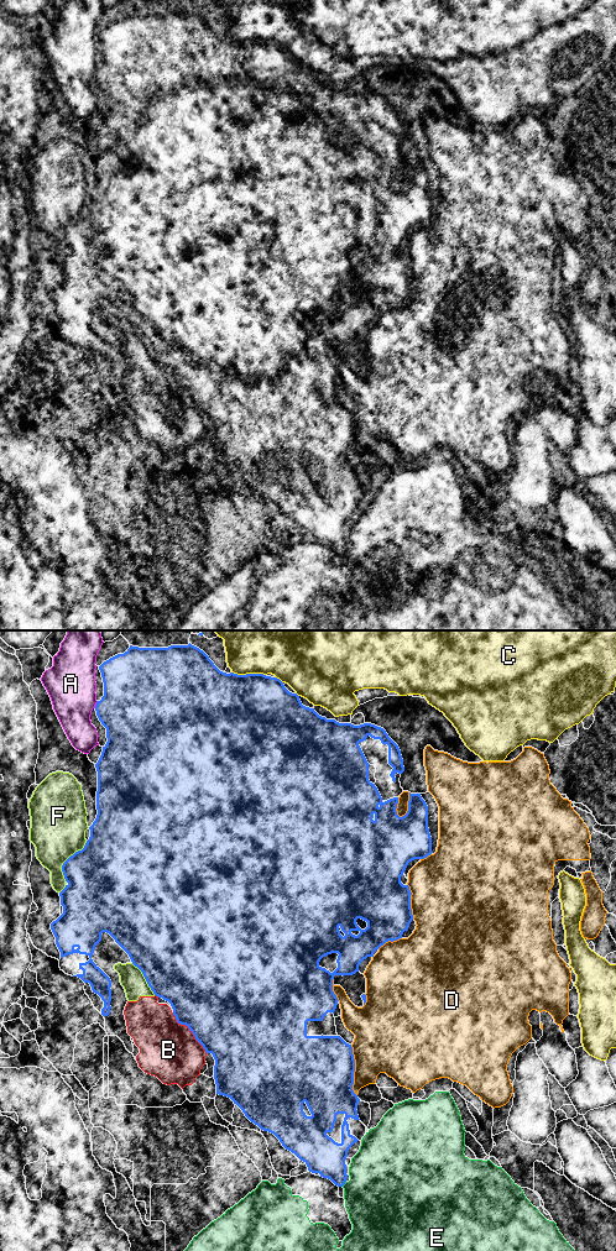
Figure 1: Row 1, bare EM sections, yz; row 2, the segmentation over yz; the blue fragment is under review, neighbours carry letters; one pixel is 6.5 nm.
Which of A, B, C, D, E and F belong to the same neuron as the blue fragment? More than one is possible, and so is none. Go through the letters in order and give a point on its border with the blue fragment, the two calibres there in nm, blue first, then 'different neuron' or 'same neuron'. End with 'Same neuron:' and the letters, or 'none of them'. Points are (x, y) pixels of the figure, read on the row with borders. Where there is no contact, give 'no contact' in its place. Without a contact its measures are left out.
A: yz (95, 705) | 440/320 nm | different neuron
B: yz (189, 1030) | 500/380 nm | different neuron
C: yz (249, 674) | 500/460 nm | different neuron
D: yz (354, 1071) | 440/360 nm | different neuron
E: yz (344, 1183) | 240/460 nm | different neuron
F: yz (67, 859) | 440/360 nm | different neuron
Same neuron: none of them

